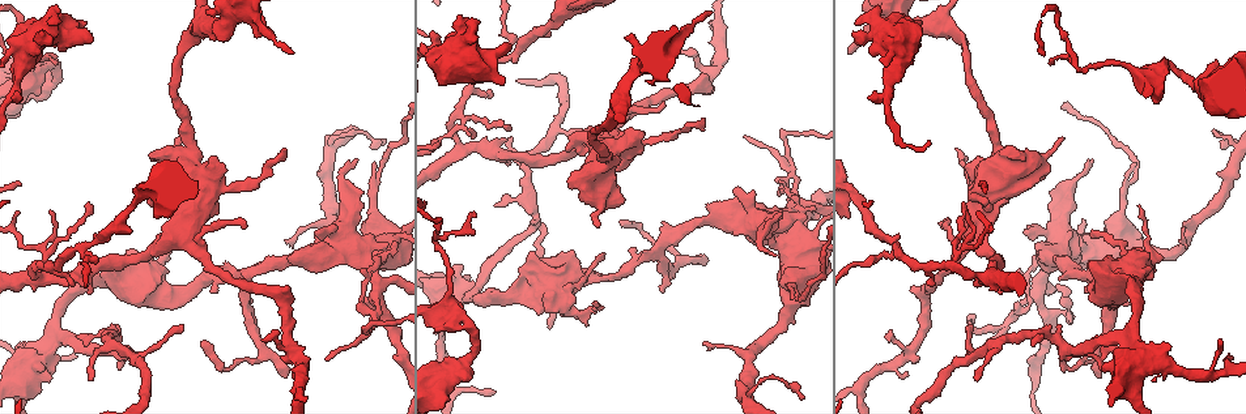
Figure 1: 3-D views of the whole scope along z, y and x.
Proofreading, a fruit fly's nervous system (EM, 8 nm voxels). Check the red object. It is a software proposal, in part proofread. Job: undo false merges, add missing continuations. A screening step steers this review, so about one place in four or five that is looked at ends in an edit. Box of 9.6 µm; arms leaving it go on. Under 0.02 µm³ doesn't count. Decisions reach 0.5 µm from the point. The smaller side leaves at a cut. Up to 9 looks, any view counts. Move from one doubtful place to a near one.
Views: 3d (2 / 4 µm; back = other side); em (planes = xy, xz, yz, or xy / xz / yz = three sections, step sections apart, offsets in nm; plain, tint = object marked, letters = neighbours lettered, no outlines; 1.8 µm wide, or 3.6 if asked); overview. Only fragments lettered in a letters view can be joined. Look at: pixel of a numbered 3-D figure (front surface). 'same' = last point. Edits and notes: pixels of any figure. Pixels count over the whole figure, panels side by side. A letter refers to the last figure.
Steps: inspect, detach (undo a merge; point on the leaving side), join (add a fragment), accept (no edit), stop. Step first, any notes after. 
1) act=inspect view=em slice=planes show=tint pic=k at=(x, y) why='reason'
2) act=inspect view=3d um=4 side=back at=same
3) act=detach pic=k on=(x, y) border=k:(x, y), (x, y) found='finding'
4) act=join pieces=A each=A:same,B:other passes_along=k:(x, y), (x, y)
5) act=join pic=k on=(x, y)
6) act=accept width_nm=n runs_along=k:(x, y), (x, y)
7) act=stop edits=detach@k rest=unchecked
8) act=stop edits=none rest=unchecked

act=inspect view=3d um=2 pic=1 at=(985, 279) why='a fork'

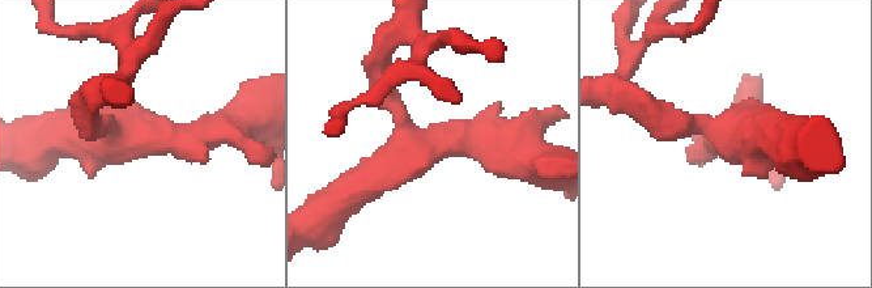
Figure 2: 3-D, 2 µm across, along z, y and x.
act=inspect view=em slice=planes show=plain pic=2 at=(118, 137) arms=3 arm_widths_nm=170,240,280

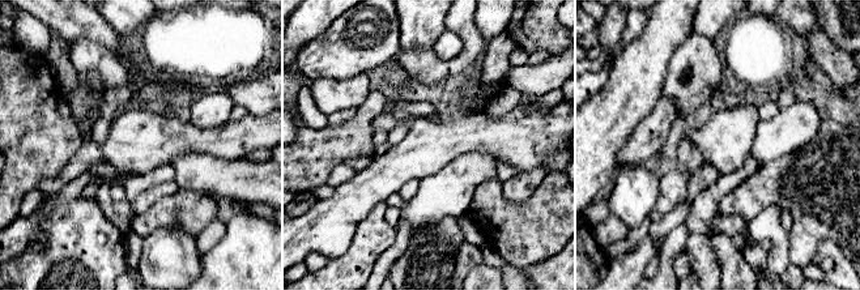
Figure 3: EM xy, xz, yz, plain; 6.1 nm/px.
act=inspect view=em slice=planes show=letters at=same why='what lies round it'

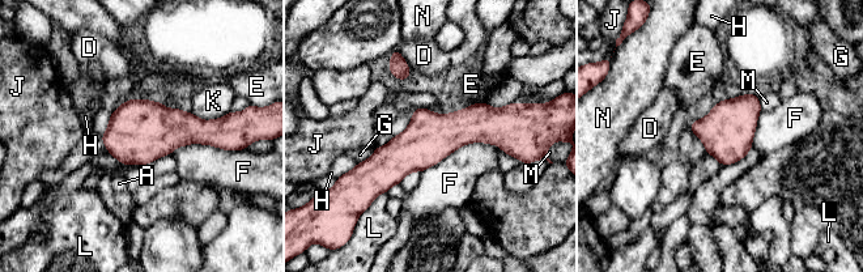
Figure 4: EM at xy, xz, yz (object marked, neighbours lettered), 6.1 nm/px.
act=accept each=A:other,D:other,E:other,F:other,G:other,H:other,J:other,K:other,L:other,M:other,N:other runs_along=4:(509, 130), (360, 169) found='continuous, no second cell'

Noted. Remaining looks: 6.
act=inspect view=em slice=planes show=letters pic=1 at=(1063, 348) why='three arms meet'

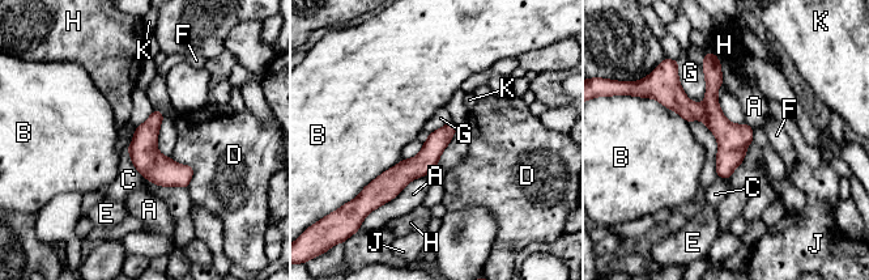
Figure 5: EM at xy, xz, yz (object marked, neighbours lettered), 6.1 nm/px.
act=accept each=A:other,B:other,C:other,D:other,E:other,F:other,G:other,H:other,J:other,K:other runs_along=5:(715, 64), (727, 174) found='all the same cell'

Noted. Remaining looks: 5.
act=inspect view=em slice=planes show=letters pic=1 at=(861, 392)

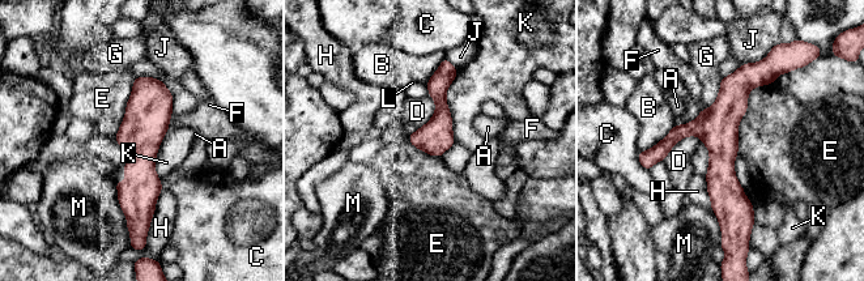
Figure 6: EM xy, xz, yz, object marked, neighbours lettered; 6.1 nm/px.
act=accept each=A:other,B:other,C:other,D:other,E:other,F:other,G:other,H:other,J:other,K:other,L:other,M:other found='continuous, no second cell'

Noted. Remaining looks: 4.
act=inspect view=3d um=2 pic=1 at=(745, 138) why='tapers out'

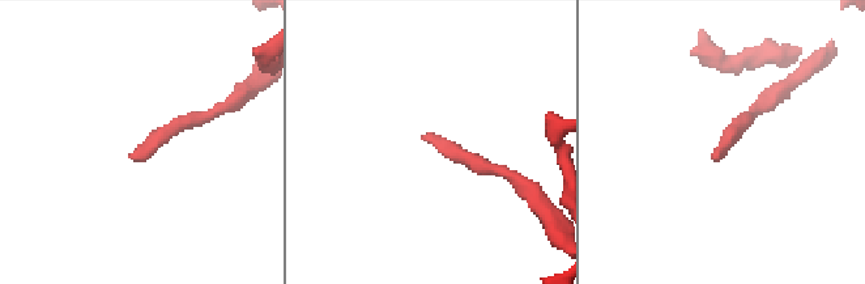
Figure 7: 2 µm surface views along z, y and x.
act=inspect view=em slice=planes show=letters pic=7 at=(431, 136)

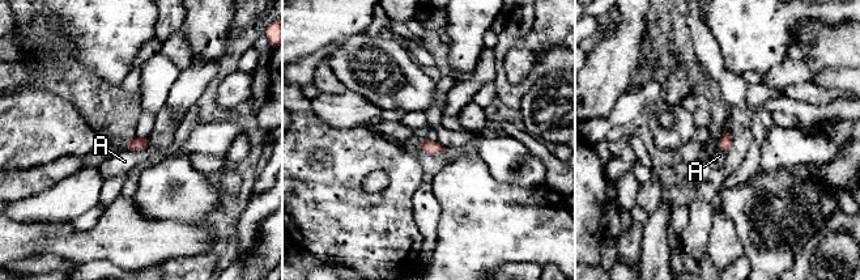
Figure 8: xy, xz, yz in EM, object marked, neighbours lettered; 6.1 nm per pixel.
act=accept width_nm=80 each=A:other found='none of them fits'

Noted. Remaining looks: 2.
act=stop edits=none rest=unchecked

